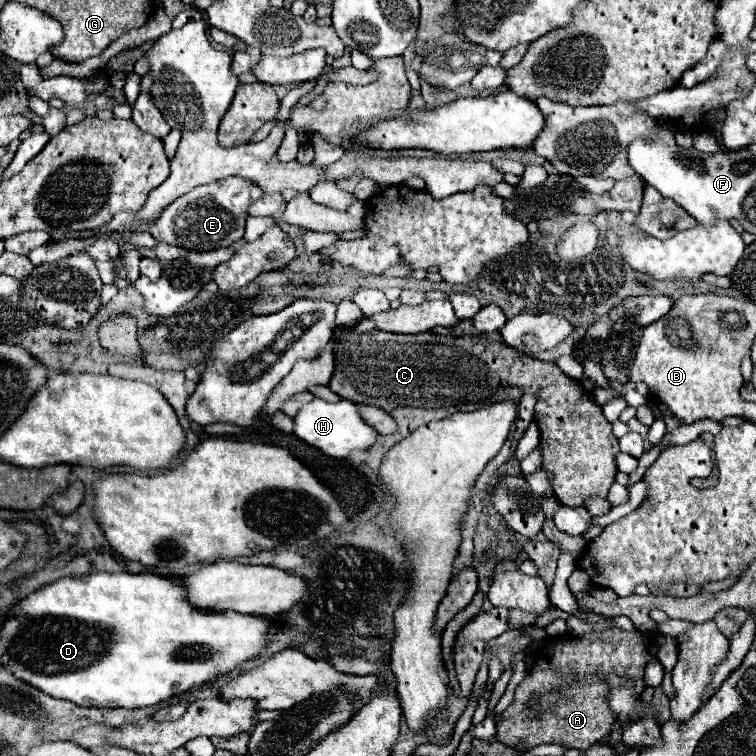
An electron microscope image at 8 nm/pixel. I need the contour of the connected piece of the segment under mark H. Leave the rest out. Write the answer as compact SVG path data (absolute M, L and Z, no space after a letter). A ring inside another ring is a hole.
M316 397L314 401L306 403L294 417L294 433L308 445L338 459L348 457L352 451L366 451L378 439L378 431L360 417L358 405L346 399L340 399L338 403L328 403Z

